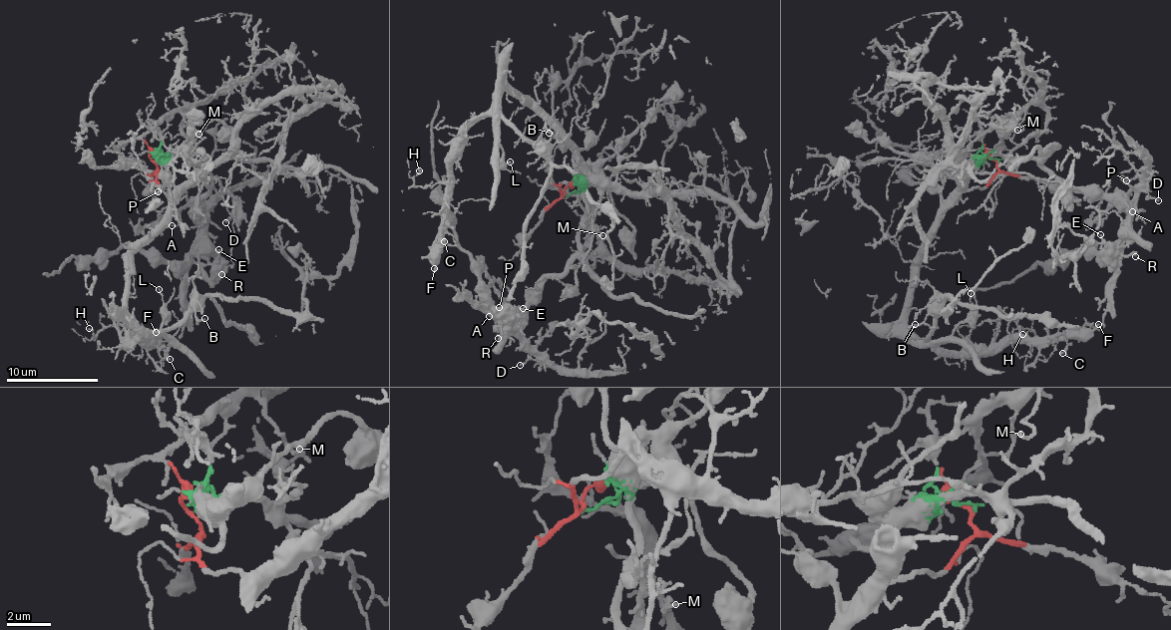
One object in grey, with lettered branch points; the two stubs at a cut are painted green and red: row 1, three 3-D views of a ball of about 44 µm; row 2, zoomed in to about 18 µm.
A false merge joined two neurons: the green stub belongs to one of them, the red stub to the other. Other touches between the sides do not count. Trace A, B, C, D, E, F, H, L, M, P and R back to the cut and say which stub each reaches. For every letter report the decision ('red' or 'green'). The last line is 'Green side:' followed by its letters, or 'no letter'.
A: green
B: red
C: red
D: green
E: green
F: red
H: red
L: red
M: green
P: green
R: green
Green side: A, D, E, M, P, R

